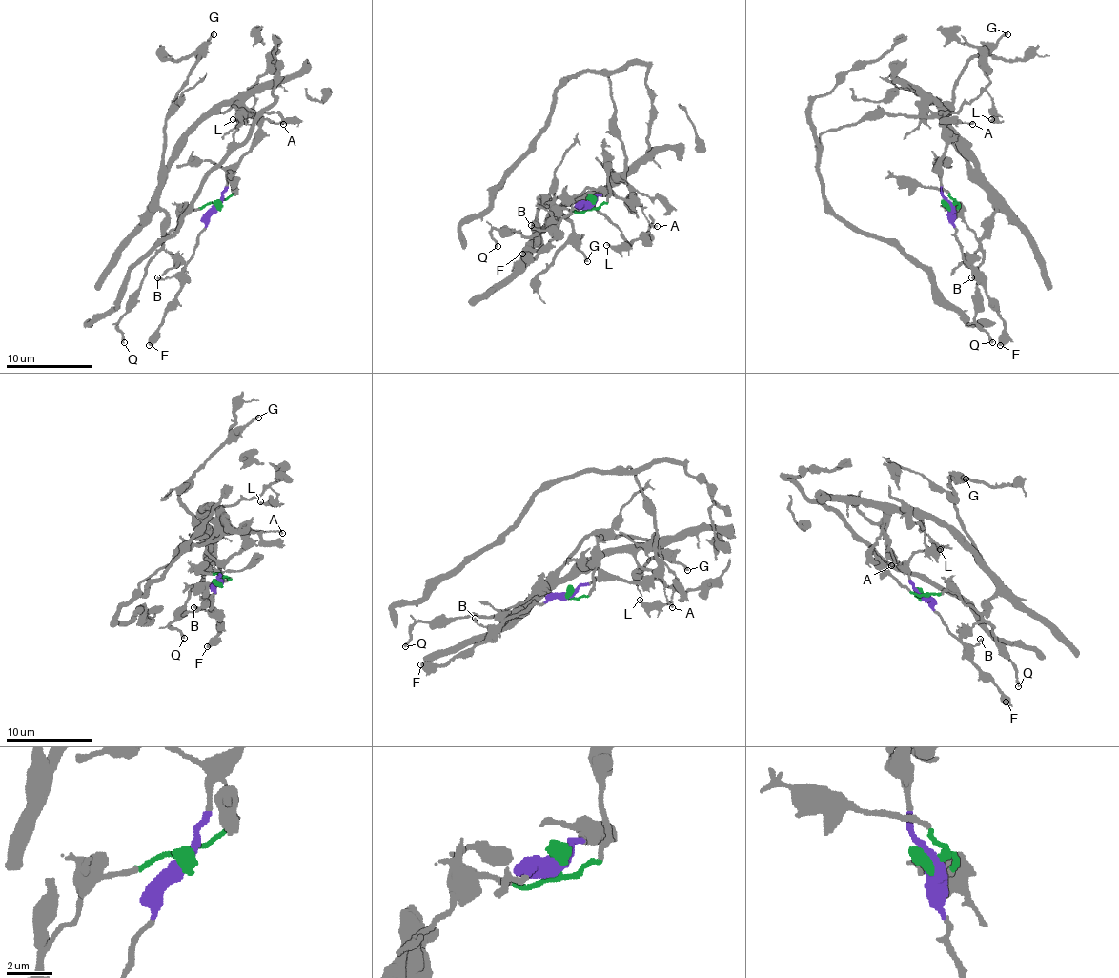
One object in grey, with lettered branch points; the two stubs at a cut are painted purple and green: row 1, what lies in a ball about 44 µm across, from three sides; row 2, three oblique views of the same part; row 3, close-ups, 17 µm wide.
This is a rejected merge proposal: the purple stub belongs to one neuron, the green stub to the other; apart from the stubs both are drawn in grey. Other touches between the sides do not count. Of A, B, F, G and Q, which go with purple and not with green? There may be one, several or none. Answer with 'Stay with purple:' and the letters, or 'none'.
Stay with purple: A, B, F

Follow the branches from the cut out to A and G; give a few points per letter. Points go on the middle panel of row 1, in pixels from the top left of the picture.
A: (592, 203), (599, 194), (633, 198), (657, 227)
G: (592, 203), (581, 212), (559, 210), (532, 249), (532, 229), (540, 198), (573, 227), (588, 261)

